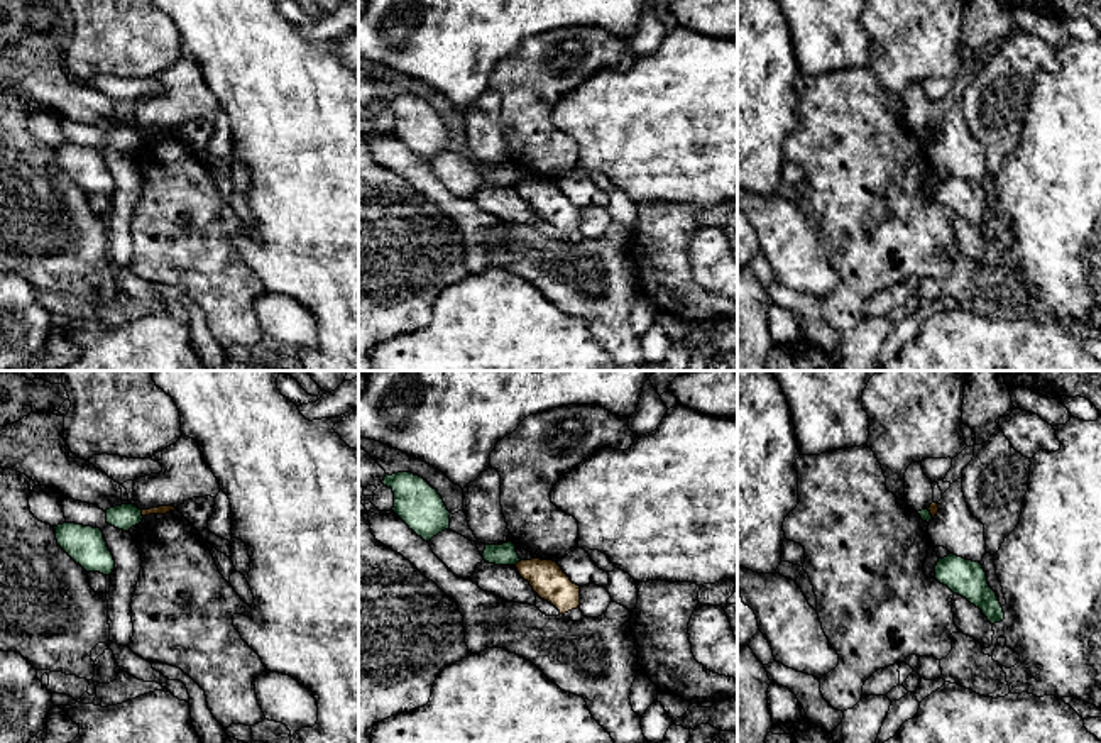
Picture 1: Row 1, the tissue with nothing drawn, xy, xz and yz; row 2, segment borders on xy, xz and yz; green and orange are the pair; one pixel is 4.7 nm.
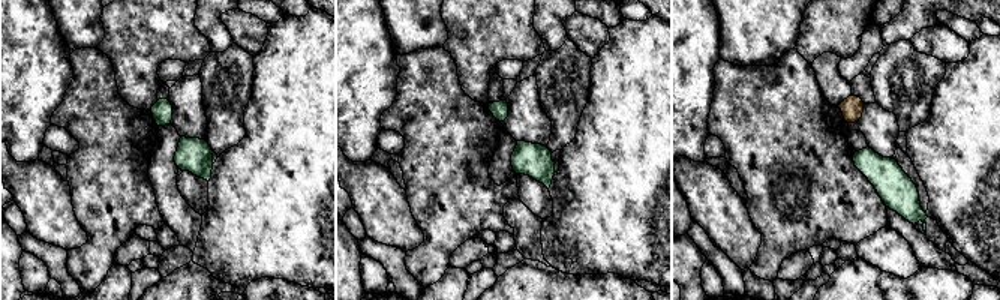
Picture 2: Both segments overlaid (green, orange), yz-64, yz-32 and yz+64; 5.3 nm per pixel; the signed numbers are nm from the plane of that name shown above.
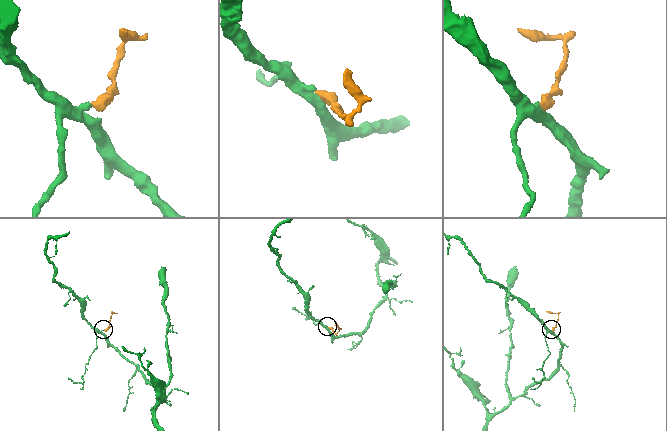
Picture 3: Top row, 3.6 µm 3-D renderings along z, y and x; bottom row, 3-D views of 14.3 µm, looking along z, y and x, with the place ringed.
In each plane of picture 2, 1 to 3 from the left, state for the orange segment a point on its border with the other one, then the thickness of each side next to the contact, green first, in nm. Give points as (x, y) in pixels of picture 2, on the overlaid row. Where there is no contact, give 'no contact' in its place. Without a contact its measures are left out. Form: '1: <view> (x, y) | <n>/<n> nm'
1: no contact
2: no contact
3: no contact

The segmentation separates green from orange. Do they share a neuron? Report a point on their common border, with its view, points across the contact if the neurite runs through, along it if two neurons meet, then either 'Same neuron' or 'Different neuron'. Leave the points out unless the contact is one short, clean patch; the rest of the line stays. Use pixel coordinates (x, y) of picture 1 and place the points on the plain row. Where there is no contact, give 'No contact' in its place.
Touches green at xy (141, 134). Boundary: xy (141, 131), (142, 137). Different neuron

